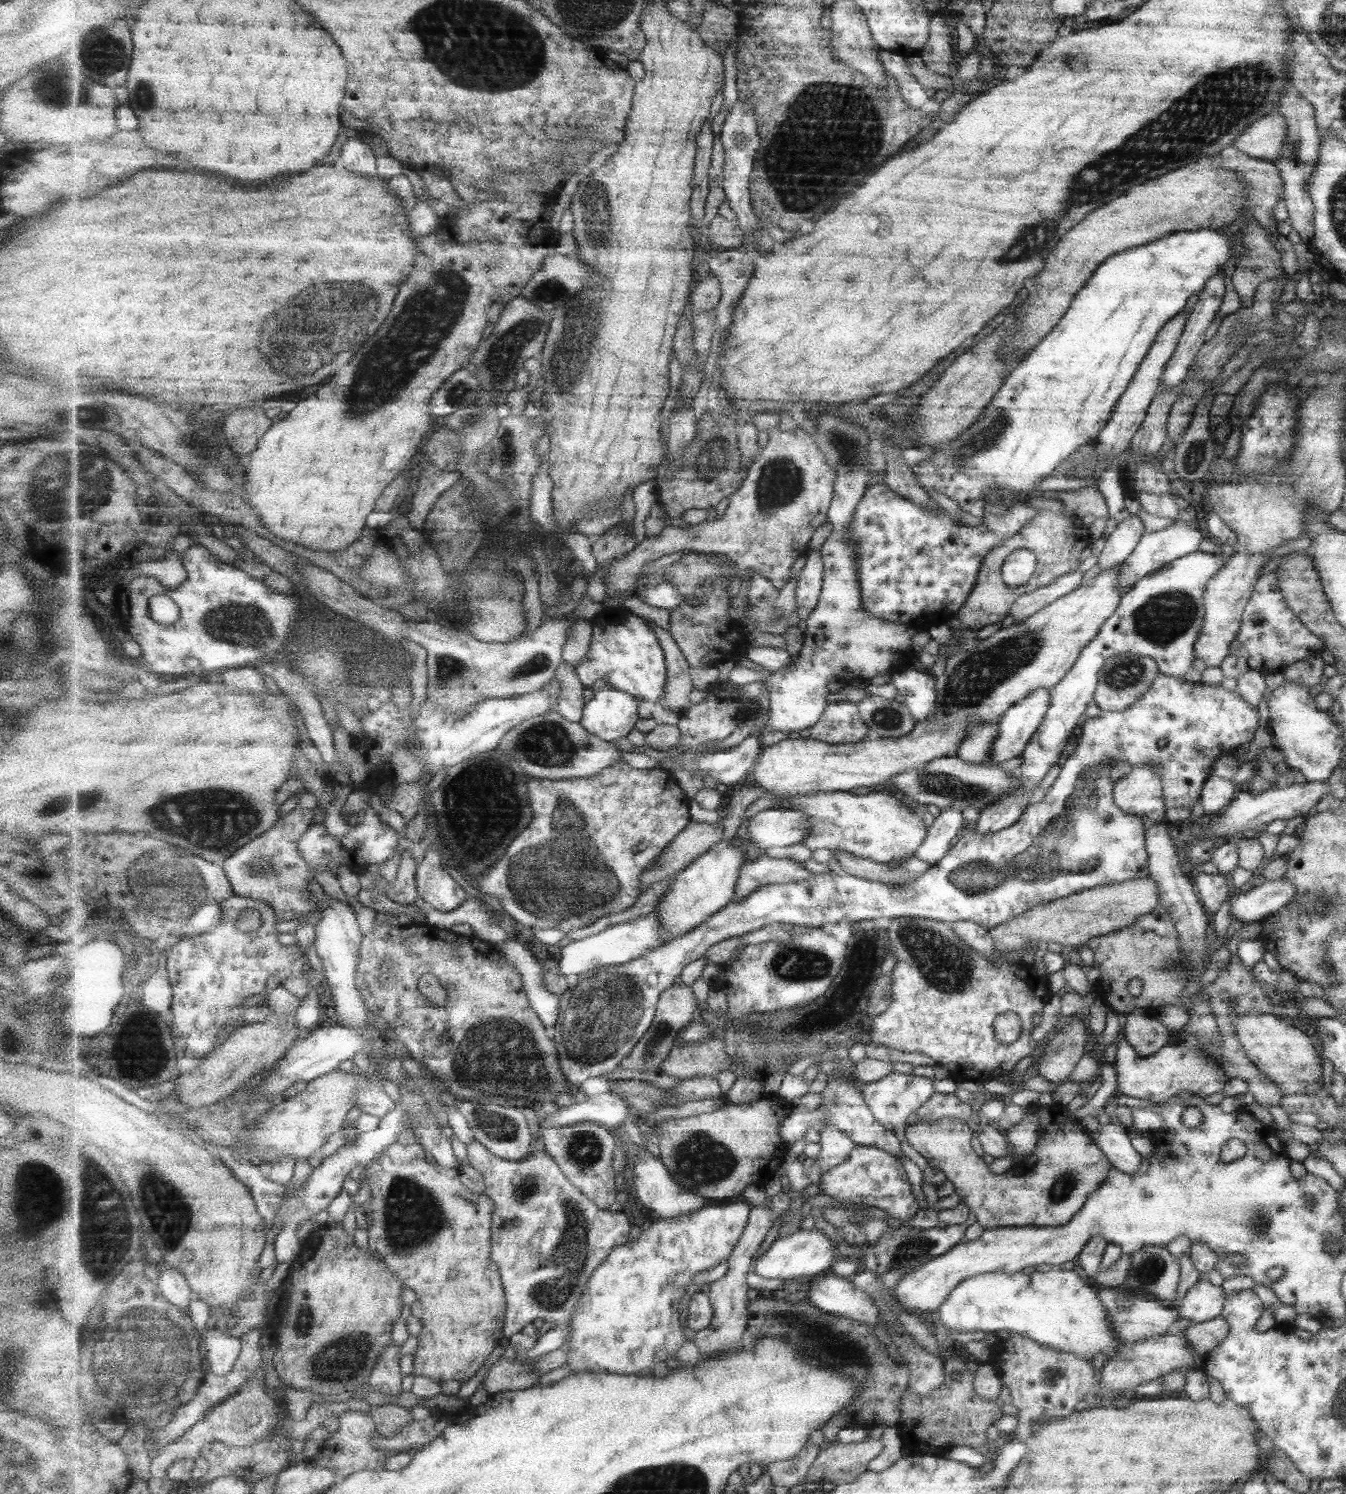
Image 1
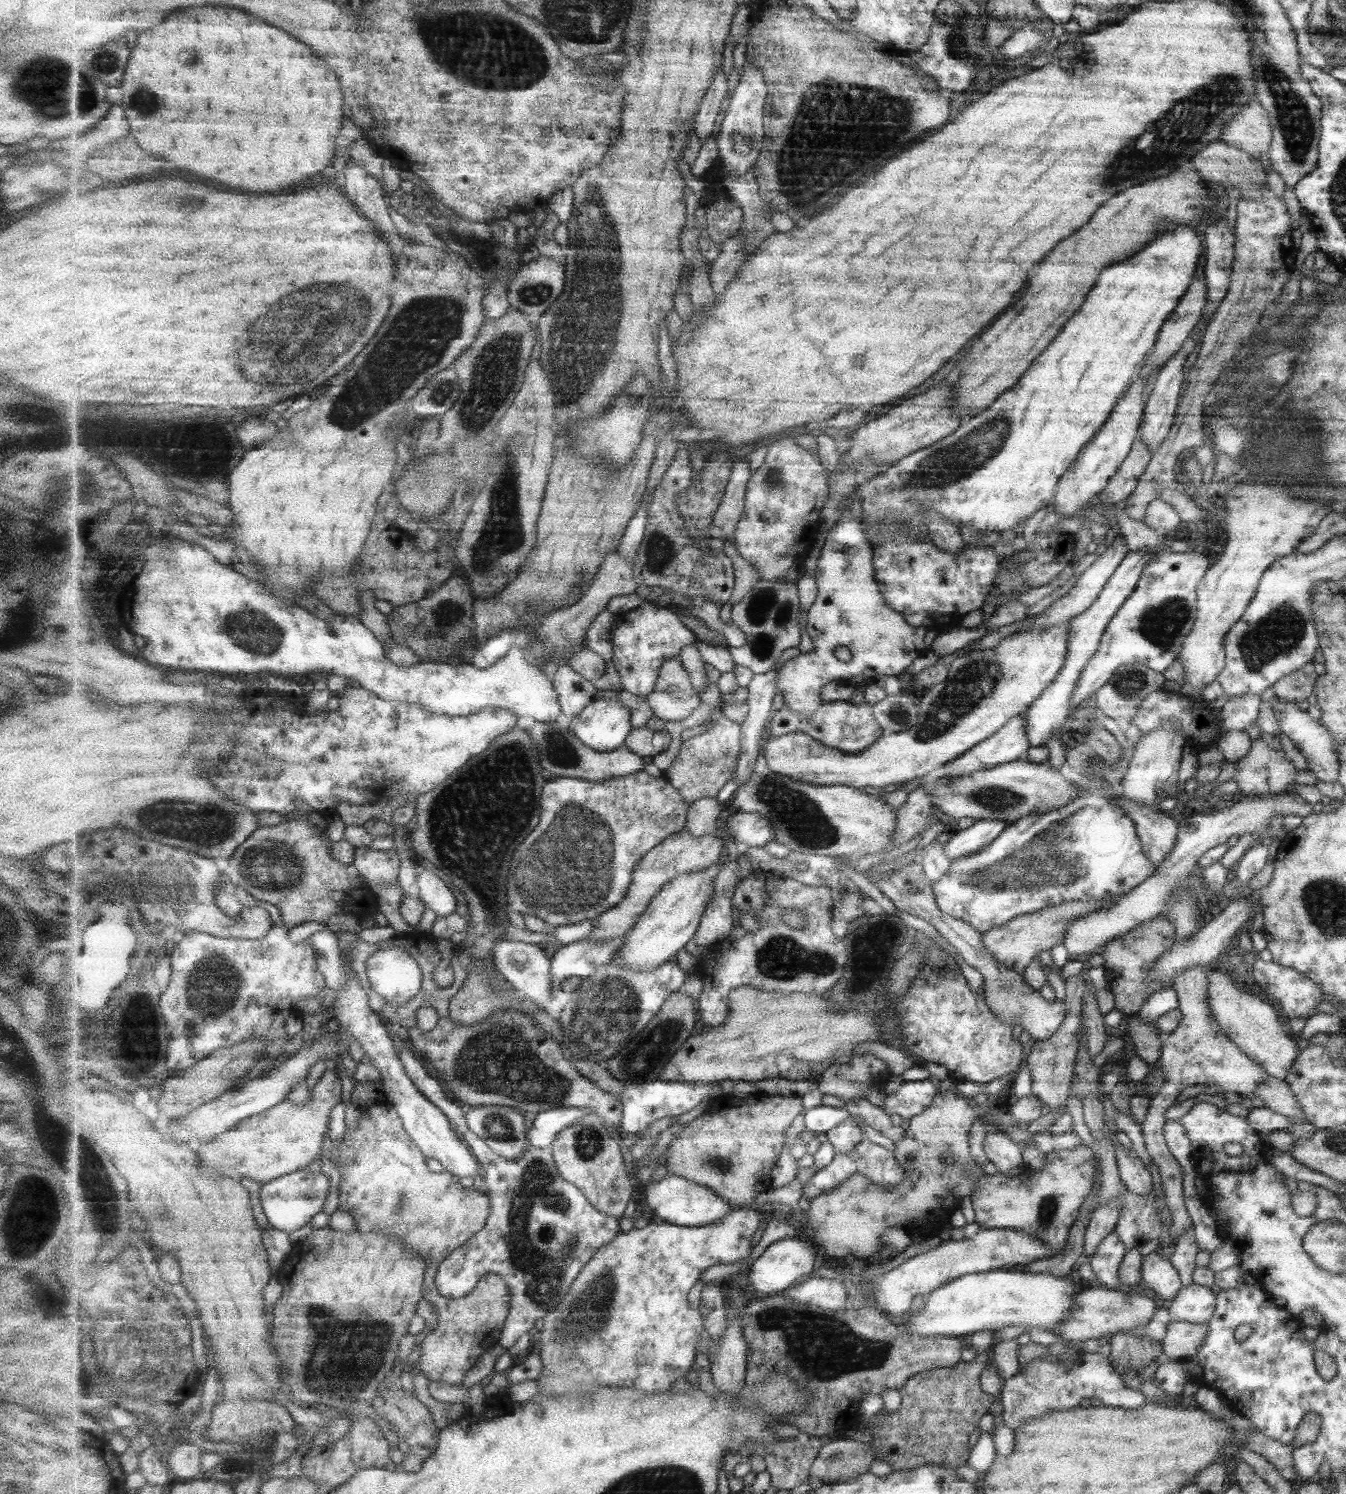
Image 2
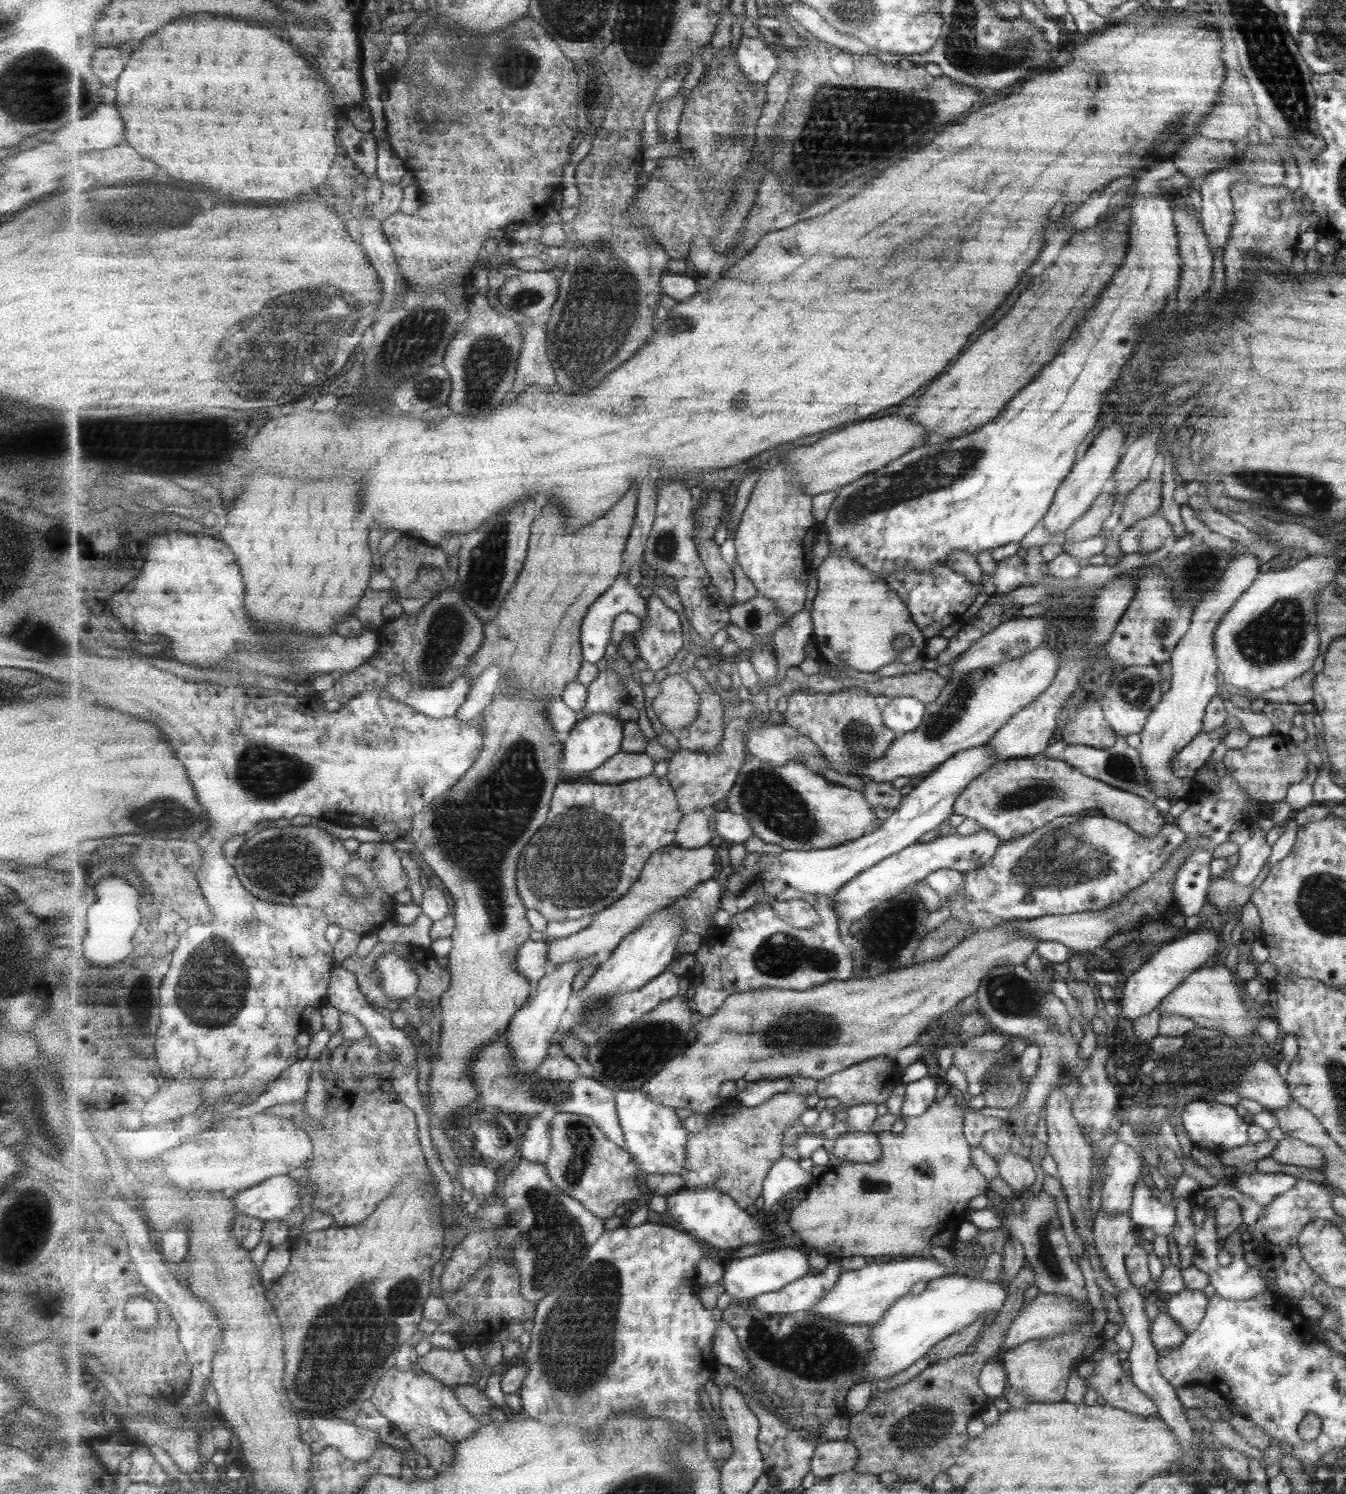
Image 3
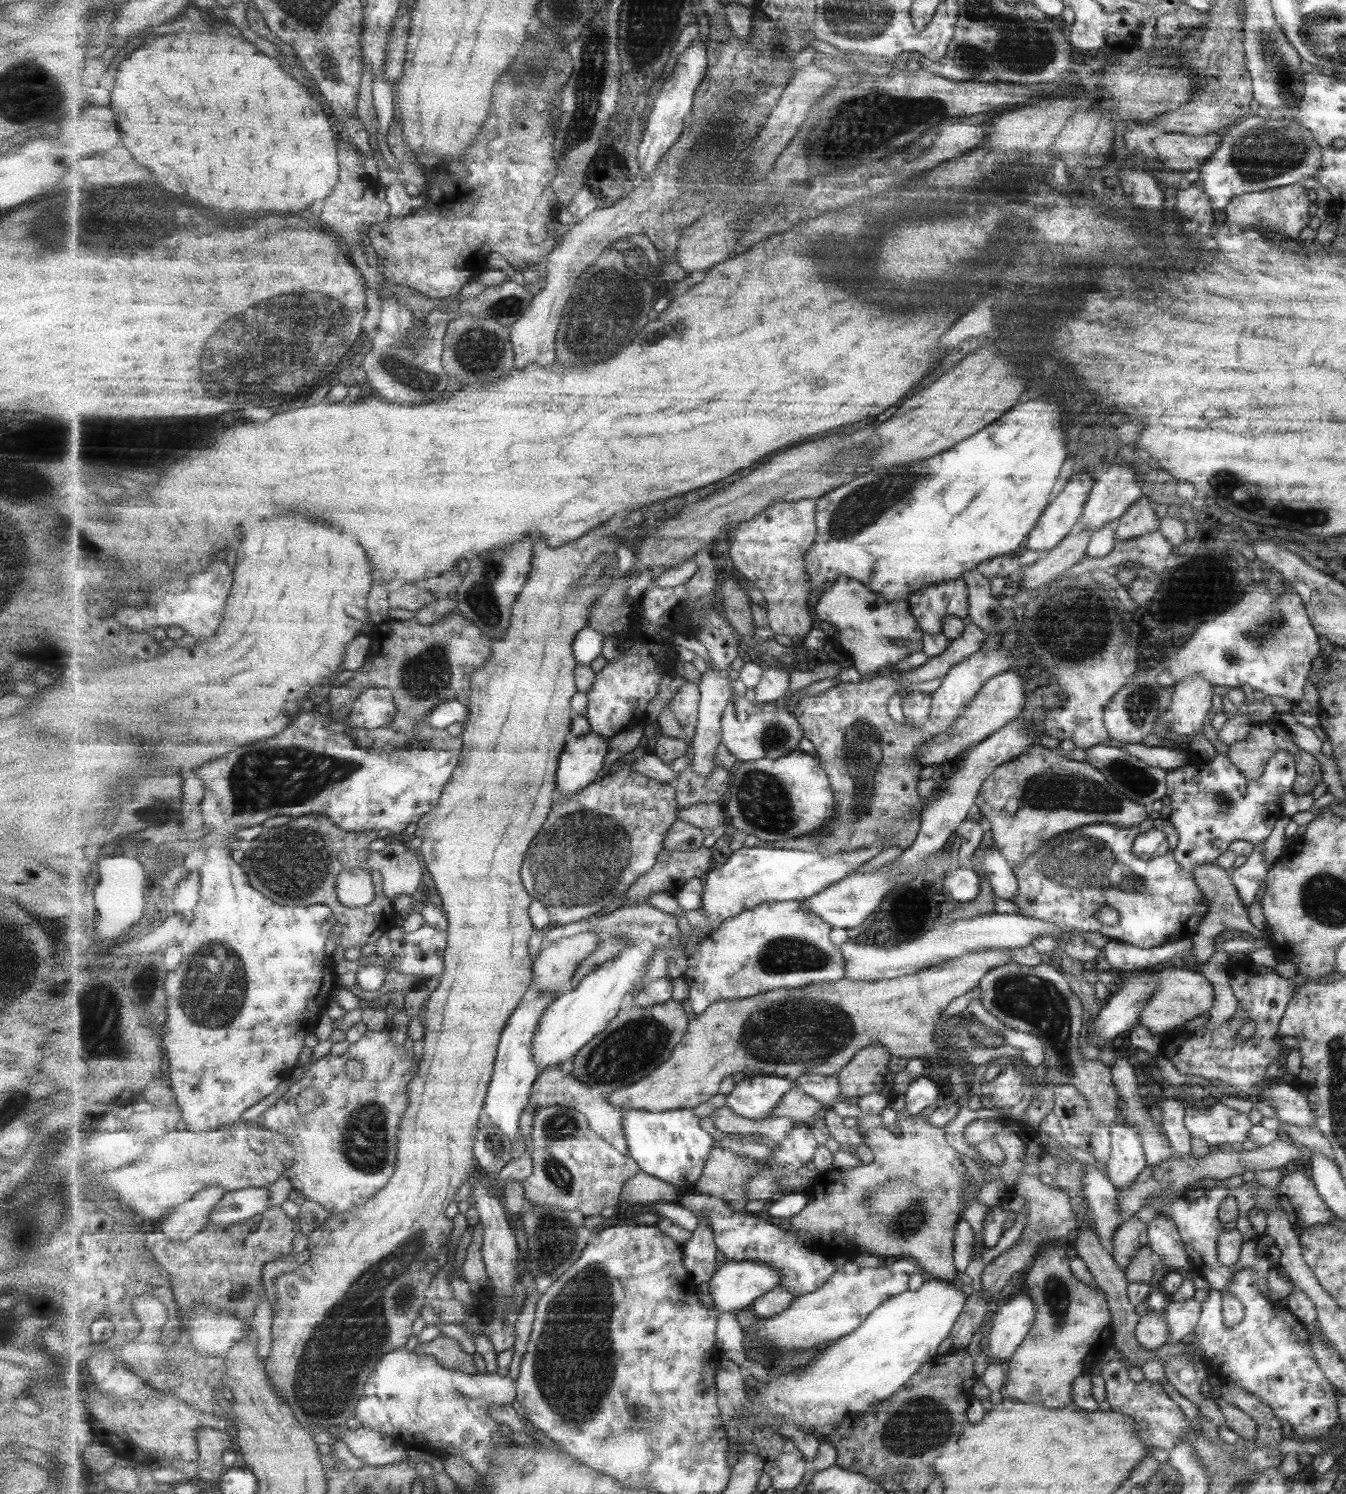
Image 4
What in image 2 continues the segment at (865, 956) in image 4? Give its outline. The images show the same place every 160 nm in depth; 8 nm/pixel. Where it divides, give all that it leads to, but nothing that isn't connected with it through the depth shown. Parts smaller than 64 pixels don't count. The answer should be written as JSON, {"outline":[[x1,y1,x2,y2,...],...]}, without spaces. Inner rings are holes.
{"outline":[[1292,791,1256,797,1238,796,1232,799,1226,807,1212,813,1202,814,1197,810,1187,813,1178,818,1175,843,1173,843,1169,855,1163,859,1160,865,1155,866,1154,871,1141,884,1134,886,1125,894,1119,895,1118,899,1109,906,1104,906,1087,916,1070,922,1066,928,1062,945,1068,955,1089,954,1093,948,1103,946,1108,940,1126,933,1140,922,1149,920,1155,915,1165,914,1169,906,1171,891,1186,882,1187,874,1192,866,1196,866,1197,860,1203,852,1225,843,1230,836,1240,837,1243,834,1253,834,1253,832,1257,832,1259,835,1270,835,1270,822,1276,814,1298,816,1302,819,1311,813,1307,801]]}

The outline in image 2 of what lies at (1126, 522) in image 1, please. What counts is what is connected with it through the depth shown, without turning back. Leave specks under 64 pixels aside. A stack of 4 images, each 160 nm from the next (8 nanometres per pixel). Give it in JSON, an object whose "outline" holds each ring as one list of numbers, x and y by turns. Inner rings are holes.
{"outline":[[1118,534,1114,538,1112,544,1108,546,1105,551,1092,562,1092,564,1089,564,1089,567,1078,575,1077,581,1073,583,1071,589,1061,598,1053,601,1047,609,1043,610,1043,613,1039,613,1039,615,1037,615,1023,631,1028,631,1029,629,1042,629,1043,627,1062,623,1063,621,1069,622,1075,615,1083,612,1083,610,1095,600,1095,597,1099,594,1105,581,1112,575,1112,572,1117,568,1117,565,1123,560,1123,557,1128,551,1124,538]]}

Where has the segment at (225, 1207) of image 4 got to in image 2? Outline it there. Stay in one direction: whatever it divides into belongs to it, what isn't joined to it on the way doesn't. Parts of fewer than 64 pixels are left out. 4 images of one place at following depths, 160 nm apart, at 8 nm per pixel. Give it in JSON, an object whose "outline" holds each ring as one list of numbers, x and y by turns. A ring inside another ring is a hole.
{"outline":[[311,1169,296,1170,275,1178,261,1186,259,1203,268,1219,268,1223,283,1233,293,1234,309,1225,313,1218,325,1208,327,1196,331,1190,331,1182,322,1171,313,1172]]}

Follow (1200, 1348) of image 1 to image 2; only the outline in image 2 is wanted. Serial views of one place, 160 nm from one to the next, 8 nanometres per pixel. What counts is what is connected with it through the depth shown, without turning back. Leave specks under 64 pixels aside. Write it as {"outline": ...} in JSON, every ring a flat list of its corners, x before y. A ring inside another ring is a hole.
{"outline":[[1168,1322,1165,1326,1165,1336,1158,1342,1159,1348,1171,1361,1183,1360,1199,1350,1205,1335,1207,1335,1206,1324]]}

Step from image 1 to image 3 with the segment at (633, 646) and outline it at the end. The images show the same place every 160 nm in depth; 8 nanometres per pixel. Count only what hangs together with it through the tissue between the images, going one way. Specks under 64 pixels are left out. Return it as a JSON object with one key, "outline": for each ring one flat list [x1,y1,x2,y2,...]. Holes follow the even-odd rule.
{"outline":[[654,593,648,599,646,617,641,618,640,629,634,638,640,652,639,664,653,672,663,670,675,660,685,644,681,616,665,606]]}

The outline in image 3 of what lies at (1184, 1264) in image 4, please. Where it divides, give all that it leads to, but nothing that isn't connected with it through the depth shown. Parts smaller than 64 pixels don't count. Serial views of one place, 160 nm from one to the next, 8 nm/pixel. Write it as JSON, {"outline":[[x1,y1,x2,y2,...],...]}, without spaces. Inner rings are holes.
{"outline":[[1143,1177,1135,1182,1130,1211,1131,1223,1139,1229,1150,1229,1153,1235,1167,1236,1175,1225,1175,1206,1165,1208,1157,1198,1151,1196,1151,1185]]}

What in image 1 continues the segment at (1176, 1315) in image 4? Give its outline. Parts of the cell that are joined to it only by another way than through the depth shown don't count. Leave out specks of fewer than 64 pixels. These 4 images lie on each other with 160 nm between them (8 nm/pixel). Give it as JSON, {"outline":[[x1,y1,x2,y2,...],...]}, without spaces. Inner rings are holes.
{"outline":[[1198,1280,1173,1307,1178,1319,1203,1323,1219,1317,1226,1294,1210,1282]]}

